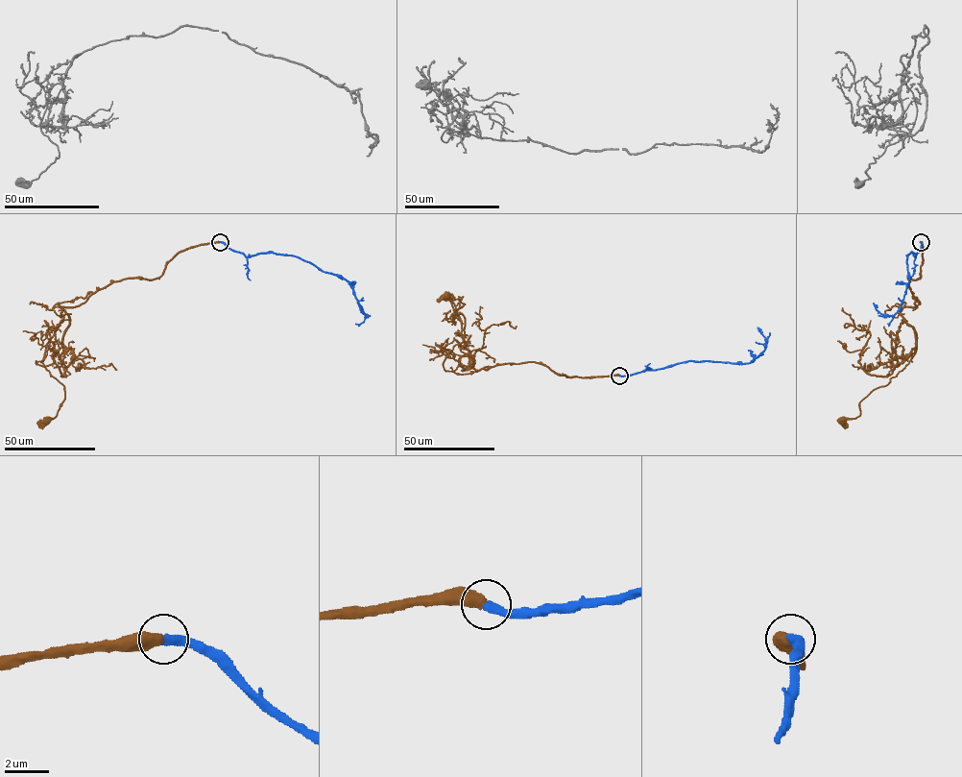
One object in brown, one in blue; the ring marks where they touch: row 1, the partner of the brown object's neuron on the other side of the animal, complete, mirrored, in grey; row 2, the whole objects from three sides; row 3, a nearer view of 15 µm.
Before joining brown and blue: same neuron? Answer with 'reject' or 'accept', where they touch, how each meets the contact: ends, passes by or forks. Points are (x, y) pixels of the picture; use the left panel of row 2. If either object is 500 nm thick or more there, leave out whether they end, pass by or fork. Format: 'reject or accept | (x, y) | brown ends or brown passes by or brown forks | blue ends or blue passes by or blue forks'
accept | (220, 242) | brown ends | blue ends

